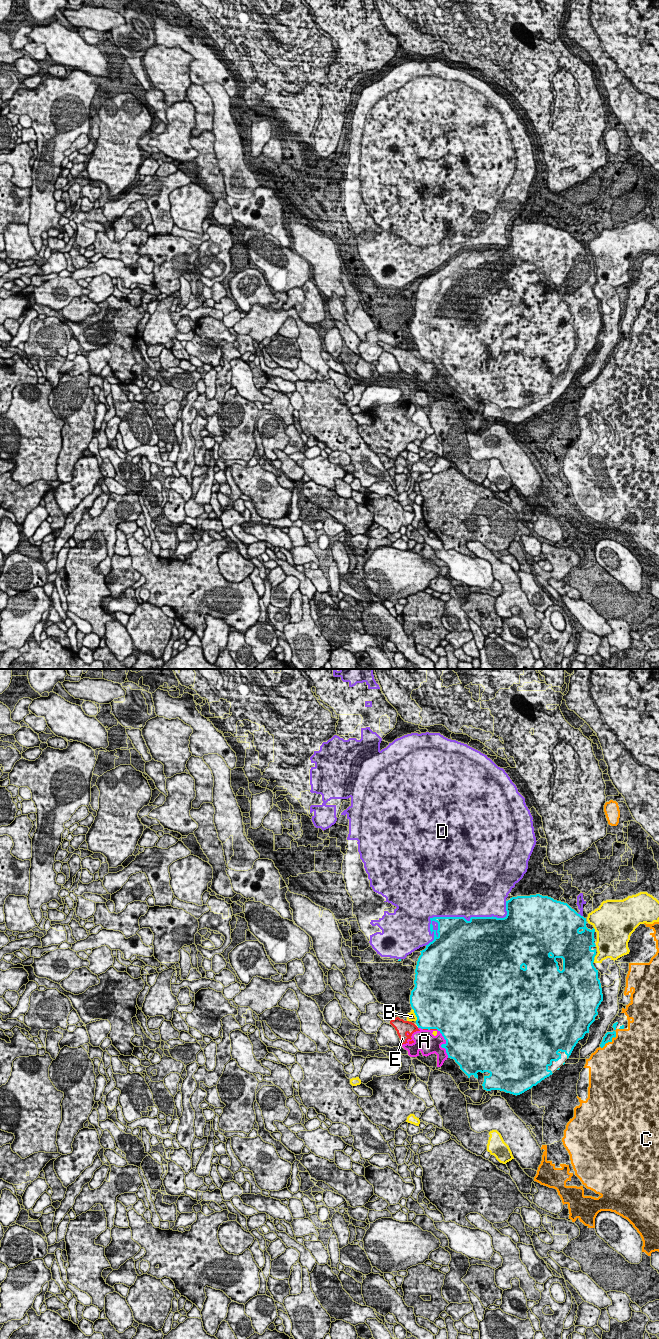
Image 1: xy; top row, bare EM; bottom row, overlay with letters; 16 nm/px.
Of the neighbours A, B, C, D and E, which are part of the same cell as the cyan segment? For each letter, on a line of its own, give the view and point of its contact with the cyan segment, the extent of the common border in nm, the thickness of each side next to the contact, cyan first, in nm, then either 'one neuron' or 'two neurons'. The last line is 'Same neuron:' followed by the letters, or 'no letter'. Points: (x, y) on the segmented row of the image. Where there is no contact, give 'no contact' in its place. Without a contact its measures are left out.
A: xy (443, 1044) | 500 nm | 420/340 nm | two neurons
B: xy (415, 1014) | 220 nm | 500/130 nm | two neurons
C: xy (610, 1041) | 360 nm | 130/480 nm | two neurons
D: xy (460, 917) | 1500 nm | 500/480 nm | two neurons
E: xy (430, 1028) | 240 nm | 500/30 nm | two neurons
Same neuron: no letter

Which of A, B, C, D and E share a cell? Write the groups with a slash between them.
A E / B / C / D

